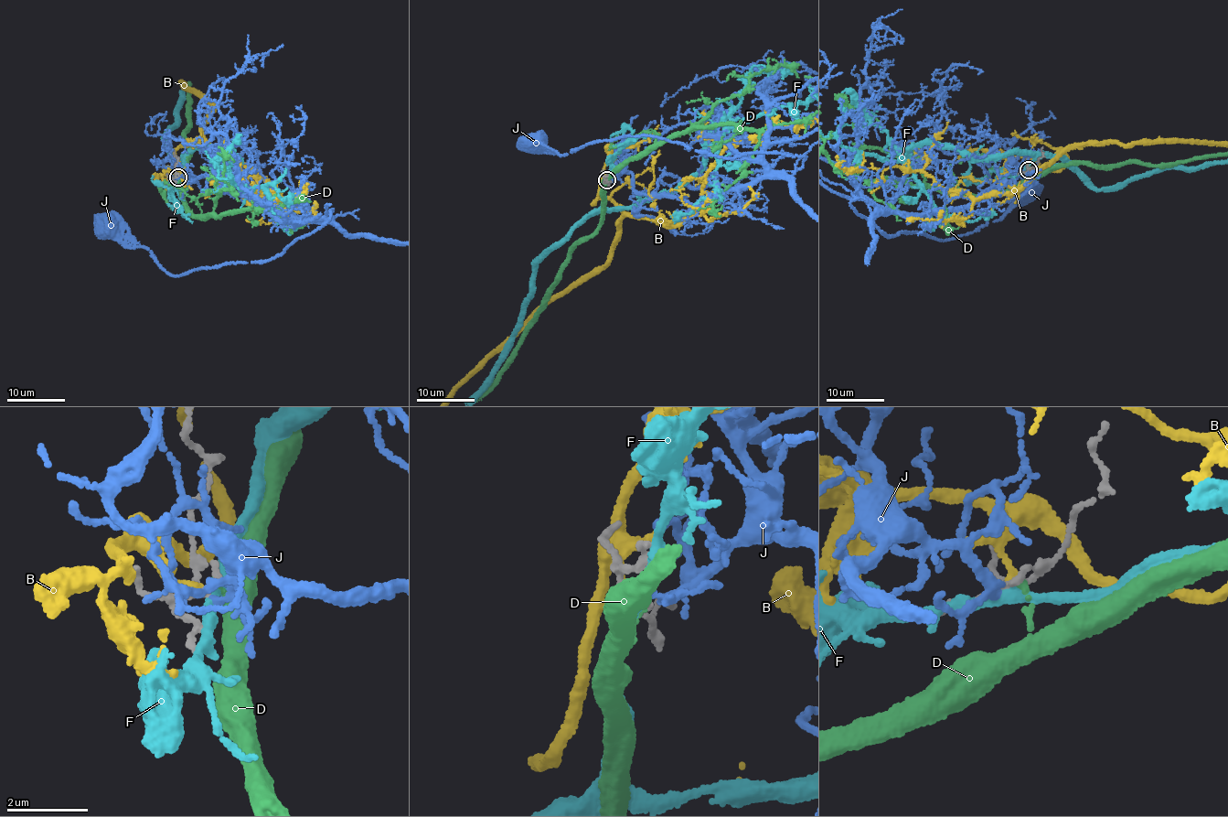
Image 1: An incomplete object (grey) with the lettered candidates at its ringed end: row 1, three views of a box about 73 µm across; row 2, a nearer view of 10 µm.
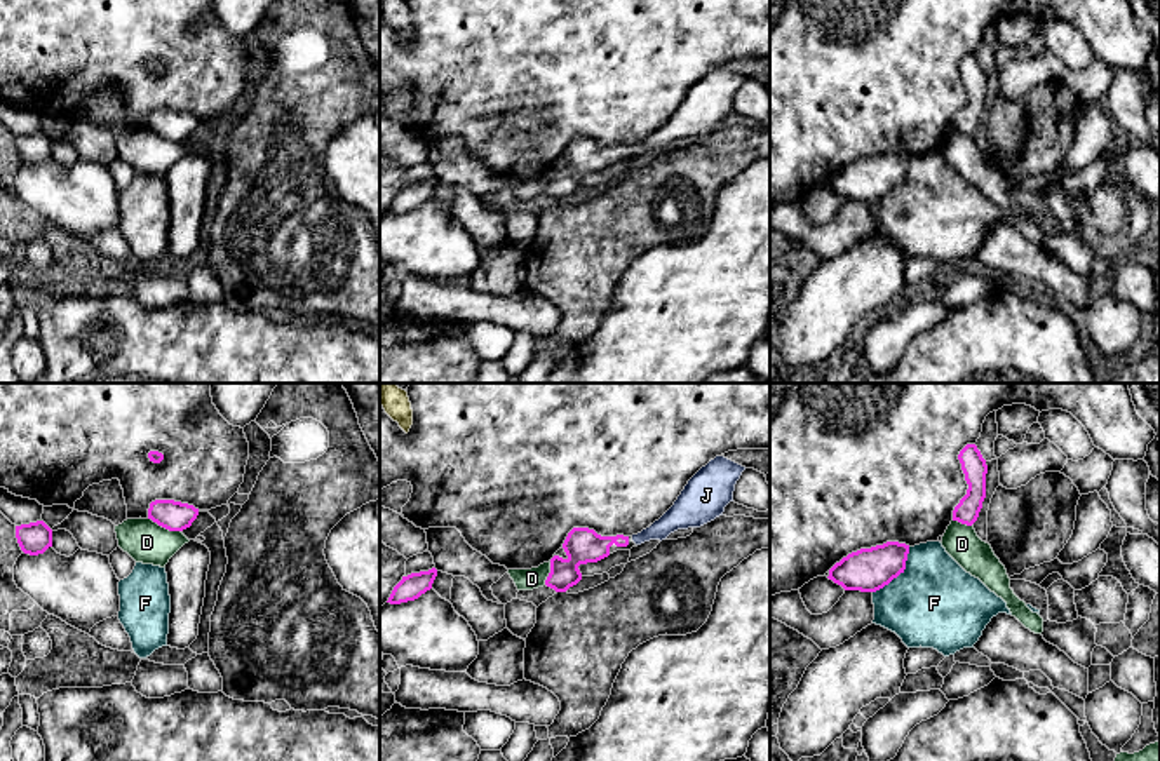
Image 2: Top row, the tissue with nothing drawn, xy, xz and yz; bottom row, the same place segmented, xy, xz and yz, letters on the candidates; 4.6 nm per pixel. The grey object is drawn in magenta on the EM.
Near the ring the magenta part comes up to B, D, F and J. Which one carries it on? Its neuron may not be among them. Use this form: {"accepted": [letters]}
{"accepted": ["J"]}

